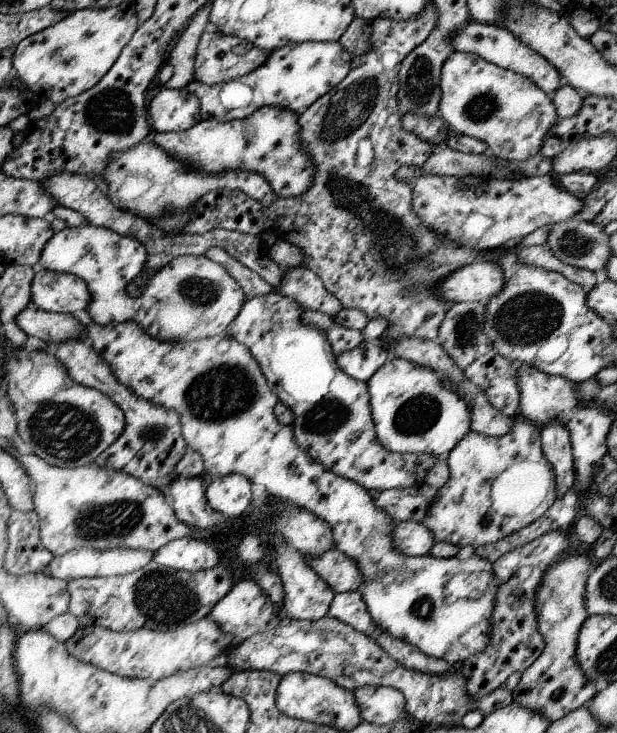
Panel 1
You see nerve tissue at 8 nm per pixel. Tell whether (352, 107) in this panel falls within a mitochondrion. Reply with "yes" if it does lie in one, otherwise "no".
yes

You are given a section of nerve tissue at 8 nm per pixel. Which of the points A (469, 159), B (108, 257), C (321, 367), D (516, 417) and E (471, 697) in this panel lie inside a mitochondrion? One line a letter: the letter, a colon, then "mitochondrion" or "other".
A: other
B: other
C: other
D: other
E: other

